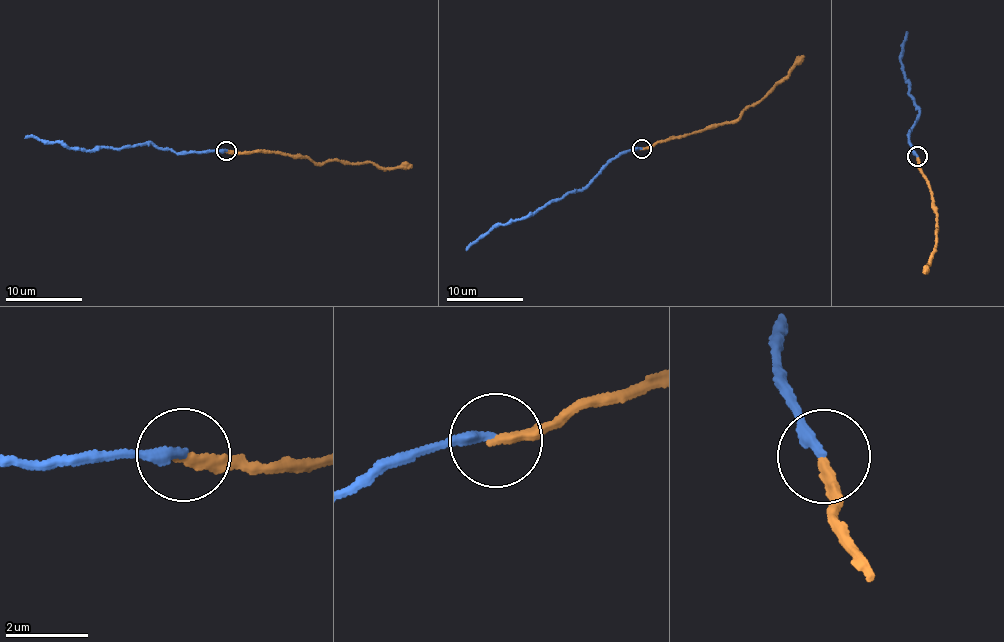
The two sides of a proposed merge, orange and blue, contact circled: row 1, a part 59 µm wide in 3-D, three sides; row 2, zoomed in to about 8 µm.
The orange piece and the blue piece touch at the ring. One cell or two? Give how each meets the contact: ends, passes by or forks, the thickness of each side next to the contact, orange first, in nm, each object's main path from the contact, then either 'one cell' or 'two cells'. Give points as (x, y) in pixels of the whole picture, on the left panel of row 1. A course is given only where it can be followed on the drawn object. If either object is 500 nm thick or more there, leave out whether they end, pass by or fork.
orange ends | blue ends | 280/260 nm | orange via (226, 150), (300, 153), (319, 164), (331, 160), (371, 162), (391, 168), (412, 164) | blue via (226, 150), (191, 153), (158, 150), (150, 143), (117, 150), (67, 149), (58, 143), (25, 138) | one cell

